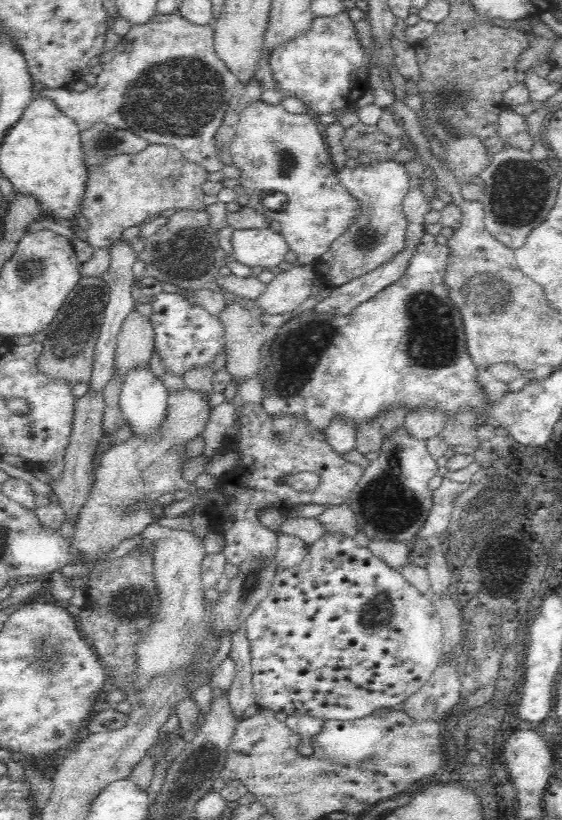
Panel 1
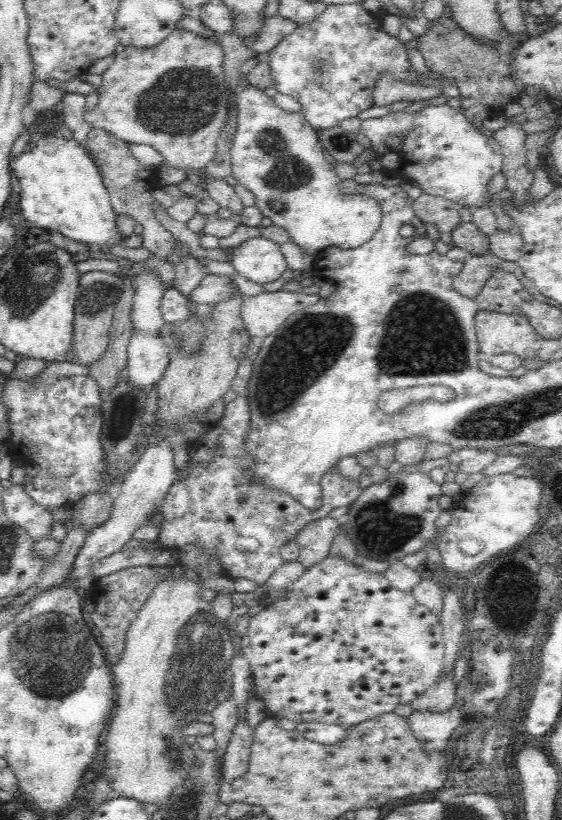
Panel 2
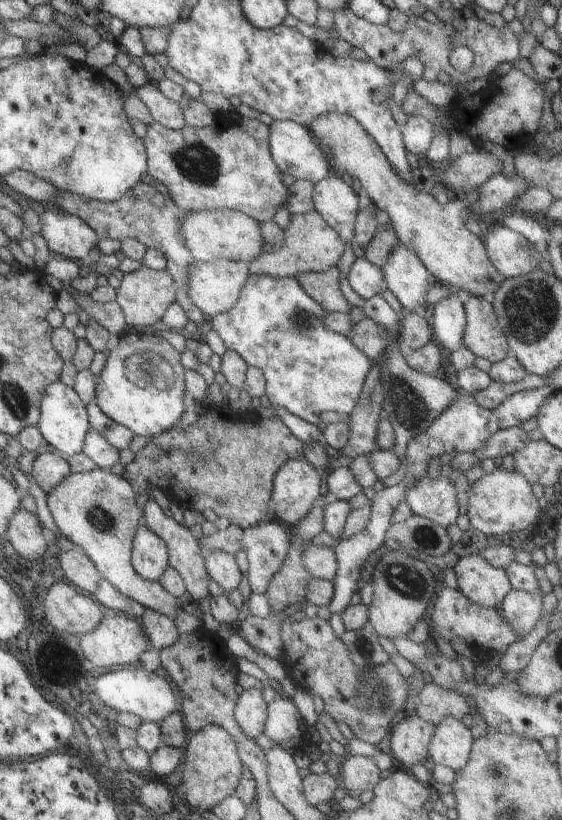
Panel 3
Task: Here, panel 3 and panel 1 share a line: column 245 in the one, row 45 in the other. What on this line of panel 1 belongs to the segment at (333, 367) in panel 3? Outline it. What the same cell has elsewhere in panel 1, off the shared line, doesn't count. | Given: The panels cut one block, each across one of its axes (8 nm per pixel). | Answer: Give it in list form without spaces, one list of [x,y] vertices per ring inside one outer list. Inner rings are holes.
[[[344,2],[342,10],[332,16],[312,17],[306,30],[296,34],[283,45],[278,45],[269,56],[274,90],[281,92],[285,98],[294,98],[294,100],[302,102],[307,113],[315,118],[347,108],[358,102],[371,89],[370,67],[373,66],[373,62],[362,47],[362,41],[356,33],[355,22],[350,19],[351,6],[352,4]]]

